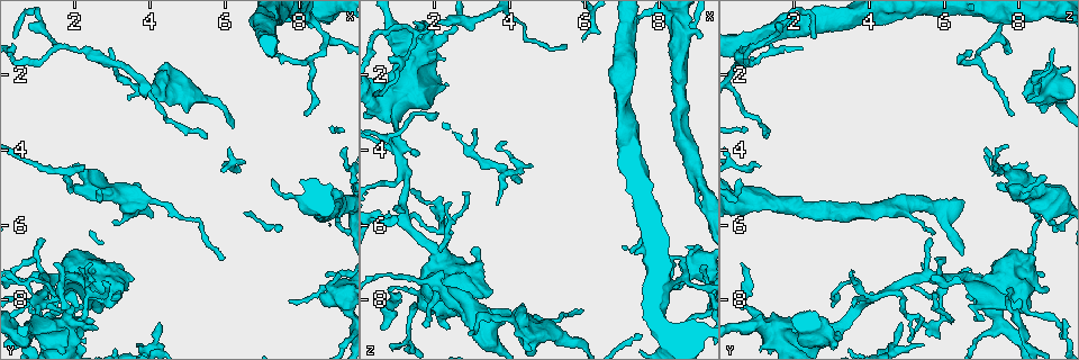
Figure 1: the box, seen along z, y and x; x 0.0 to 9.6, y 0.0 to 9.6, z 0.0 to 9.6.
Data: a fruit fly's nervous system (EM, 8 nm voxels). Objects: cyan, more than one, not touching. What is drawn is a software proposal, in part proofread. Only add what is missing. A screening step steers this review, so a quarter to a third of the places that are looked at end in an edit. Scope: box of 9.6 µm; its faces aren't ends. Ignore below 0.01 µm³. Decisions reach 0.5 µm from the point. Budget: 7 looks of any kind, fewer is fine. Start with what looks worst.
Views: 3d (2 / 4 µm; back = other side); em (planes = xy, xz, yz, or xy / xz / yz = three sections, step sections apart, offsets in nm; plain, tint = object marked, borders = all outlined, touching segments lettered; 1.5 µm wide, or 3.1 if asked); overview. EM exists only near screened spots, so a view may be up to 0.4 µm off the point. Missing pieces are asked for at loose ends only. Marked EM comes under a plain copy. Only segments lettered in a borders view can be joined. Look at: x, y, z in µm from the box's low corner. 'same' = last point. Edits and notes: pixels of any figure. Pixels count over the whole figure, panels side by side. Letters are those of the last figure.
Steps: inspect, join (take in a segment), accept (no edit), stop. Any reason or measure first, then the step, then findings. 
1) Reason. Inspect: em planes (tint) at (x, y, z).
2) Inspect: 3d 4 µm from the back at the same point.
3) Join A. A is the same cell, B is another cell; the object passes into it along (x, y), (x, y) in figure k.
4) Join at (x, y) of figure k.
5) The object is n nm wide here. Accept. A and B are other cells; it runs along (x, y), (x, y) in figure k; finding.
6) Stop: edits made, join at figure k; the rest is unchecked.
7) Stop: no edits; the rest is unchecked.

Tapers out. Inspect: em planes (borders) at (1.75, 4.70, 8.70).

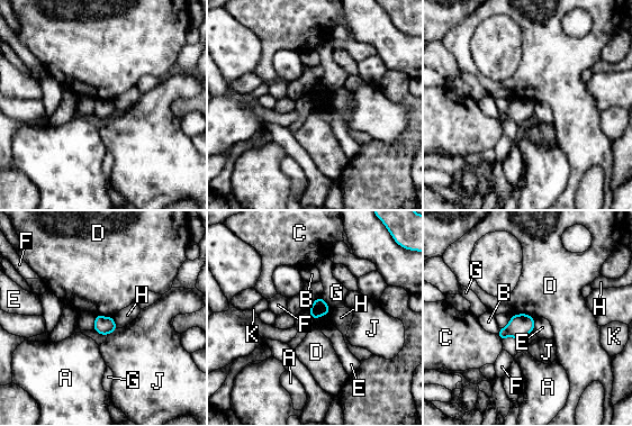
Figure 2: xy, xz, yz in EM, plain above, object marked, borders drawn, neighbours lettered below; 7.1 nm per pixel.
The object is 110 nm wide here. Accept. A, B, C, D, E, F, G, H, J and K are other cells; none of them fits.

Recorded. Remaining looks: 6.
Free end. Inspect: em yz step 8 (borders) at (2.60, 8.80, 0.70).

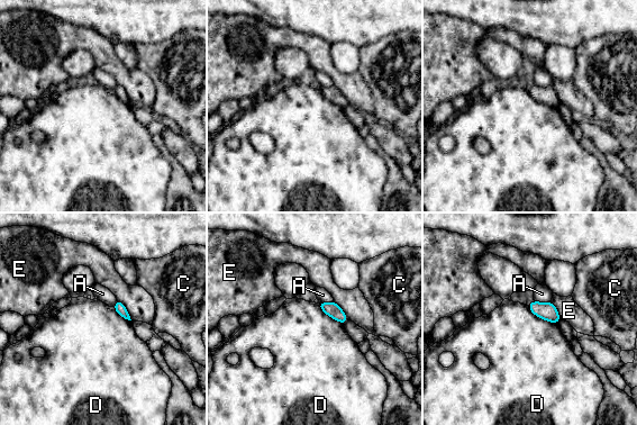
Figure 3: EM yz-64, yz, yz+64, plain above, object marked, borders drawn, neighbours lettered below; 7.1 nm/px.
Accept. A, C, D and E are other cells; a border runs along (527, 306), (535, 315), (556, 324) in figure 3; no lettered segment goes on from it.

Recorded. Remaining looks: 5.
Long arm stops here. Inspect: em planes (borders) at (5.55, 3.65, 1.30).

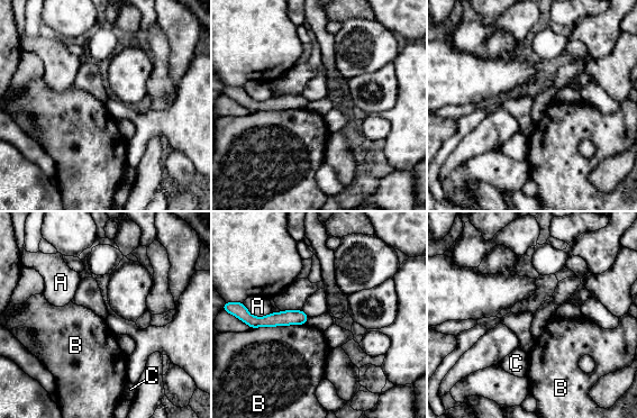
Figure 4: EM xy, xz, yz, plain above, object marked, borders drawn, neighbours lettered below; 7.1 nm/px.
The longest contact is with B, 380 nm. Accept. A, B and C are other cells; it runs along (305, 317), (287, 317), (254, 323) in figure 4; no lettered segment goes on from it.

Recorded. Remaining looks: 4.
Stop: no edits; the rest is unchecked.

